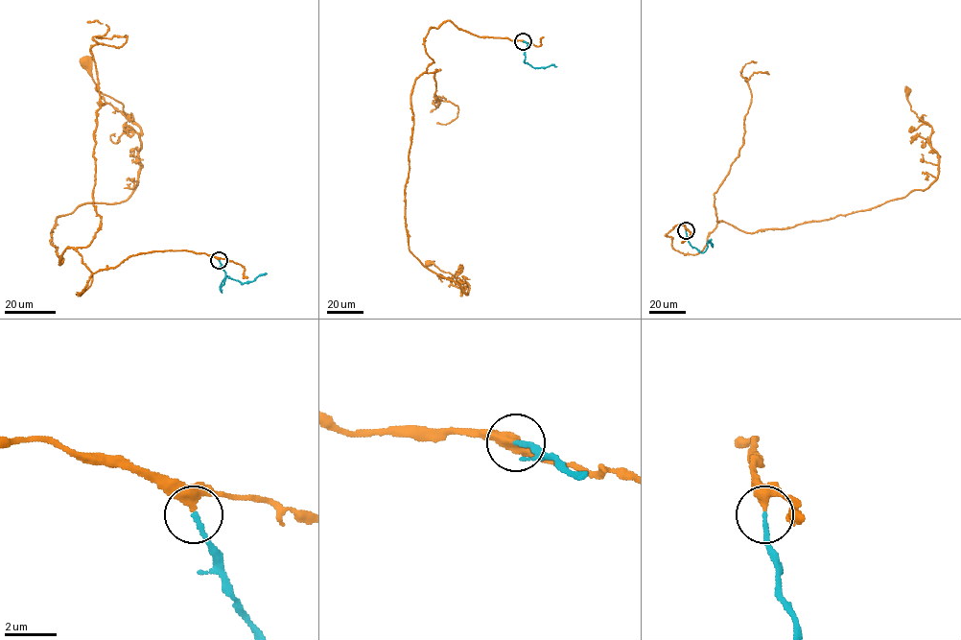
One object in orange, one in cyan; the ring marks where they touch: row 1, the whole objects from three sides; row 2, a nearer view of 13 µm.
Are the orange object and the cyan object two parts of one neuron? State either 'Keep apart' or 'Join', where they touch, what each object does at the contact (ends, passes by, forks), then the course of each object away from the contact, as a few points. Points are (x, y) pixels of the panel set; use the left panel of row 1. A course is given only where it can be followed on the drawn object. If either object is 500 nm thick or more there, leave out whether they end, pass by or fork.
Join. Place: (219, 260). At the ring orange passes by. At the ring cyan ends. Course of orange: (219, 260), (139, 253), (79, 295), (55, 220), (126, 201), (141, 143), (85, 62). Course of cyan: (219, 260), (225, 279), (221, 288), (222, 293), (221, 285), (226, 276), (242, 283), (252, 281), (267, 273)

